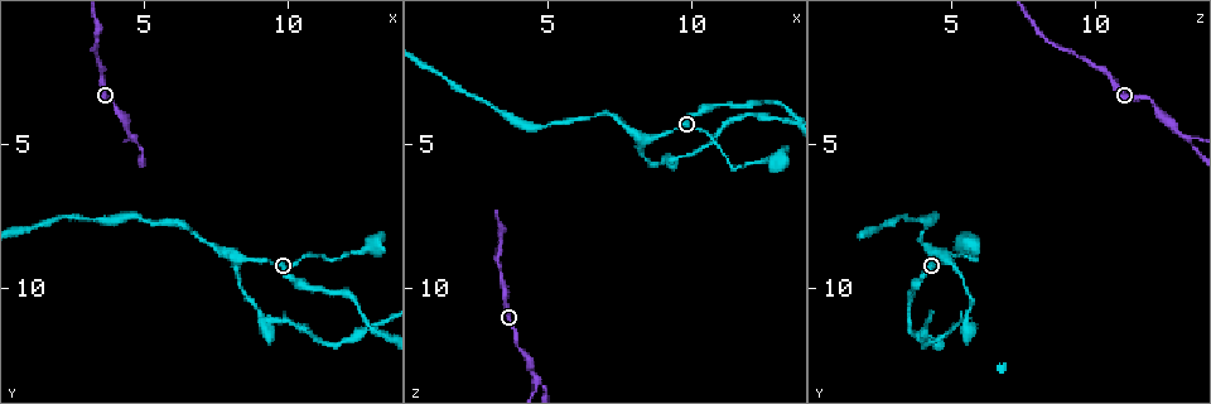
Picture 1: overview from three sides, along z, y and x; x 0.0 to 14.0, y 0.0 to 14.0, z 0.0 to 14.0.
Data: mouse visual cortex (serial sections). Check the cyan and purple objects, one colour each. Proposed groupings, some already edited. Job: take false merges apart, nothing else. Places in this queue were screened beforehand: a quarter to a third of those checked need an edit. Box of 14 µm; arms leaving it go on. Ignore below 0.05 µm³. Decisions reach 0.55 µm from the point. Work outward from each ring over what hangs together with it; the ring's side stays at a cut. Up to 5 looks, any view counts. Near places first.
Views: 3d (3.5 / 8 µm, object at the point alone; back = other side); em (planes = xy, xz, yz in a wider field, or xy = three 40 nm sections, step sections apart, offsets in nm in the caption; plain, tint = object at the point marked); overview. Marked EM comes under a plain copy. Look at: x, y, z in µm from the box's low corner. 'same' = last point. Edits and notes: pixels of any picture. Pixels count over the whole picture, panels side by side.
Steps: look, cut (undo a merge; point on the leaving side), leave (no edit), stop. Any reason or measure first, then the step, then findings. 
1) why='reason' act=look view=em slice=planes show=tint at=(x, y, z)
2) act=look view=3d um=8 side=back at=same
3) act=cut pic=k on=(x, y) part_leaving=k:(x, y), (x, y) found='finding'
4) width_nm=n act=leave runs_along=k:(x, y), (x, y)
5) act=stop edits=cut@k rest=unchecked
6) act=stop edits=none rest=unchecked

why='branch point' act=look view=3d um=3.5 at=(8.3, 9.0, 4.9)

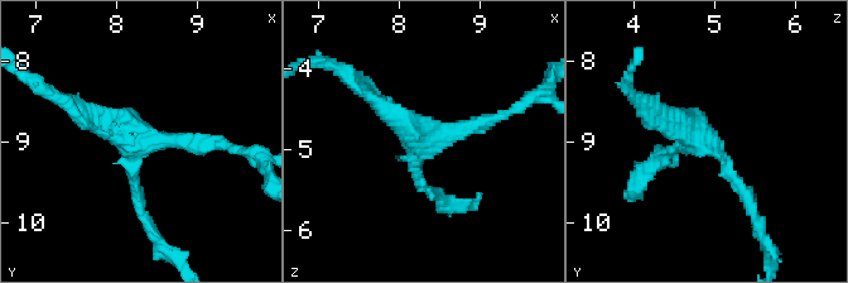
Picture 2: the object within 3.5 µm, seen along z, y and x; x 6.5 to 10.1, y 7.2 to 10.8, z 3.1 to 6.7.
act=leave runs_along=2:(221, 145), (143, 142), (77, 106) found='continuous, no second cell'

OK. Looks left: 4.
why='three-way junction' act=look view=3d um=3.5 at=(4.7, 4.8, 13.3)

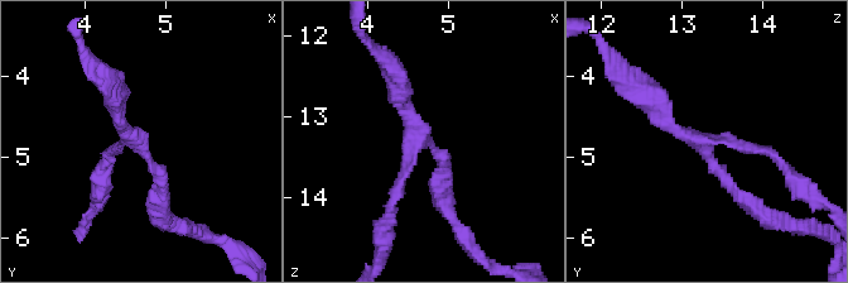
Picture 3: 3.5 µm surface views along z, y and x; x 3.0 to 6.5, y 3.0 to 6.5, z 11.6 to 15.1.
arms=3 arm_widths_nm=150,150,250 why='need the tissue' act=look view=em slice=planes show=tint at=(4.70, 4.85, 13.20)

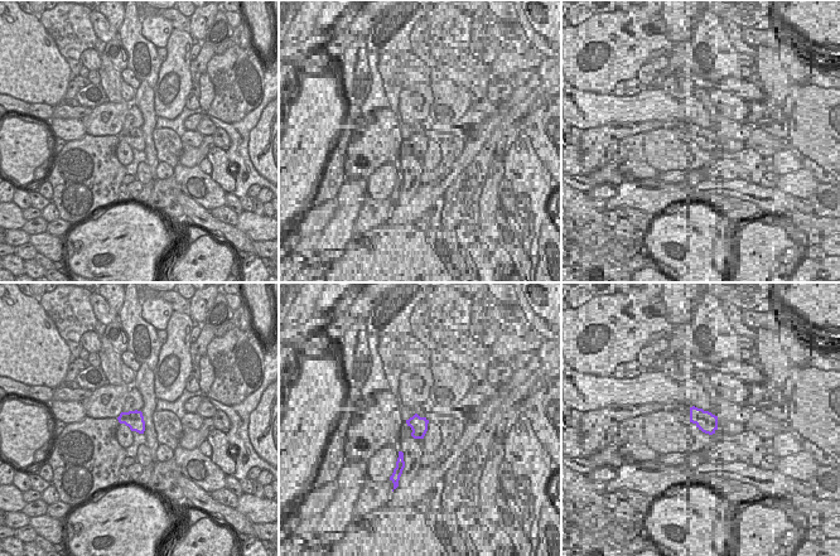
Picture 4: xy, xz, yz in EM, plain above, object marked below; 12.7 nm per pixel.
act=leave found='all the same cell'

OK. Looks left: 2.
act=stop edits=none rest=unchecked

